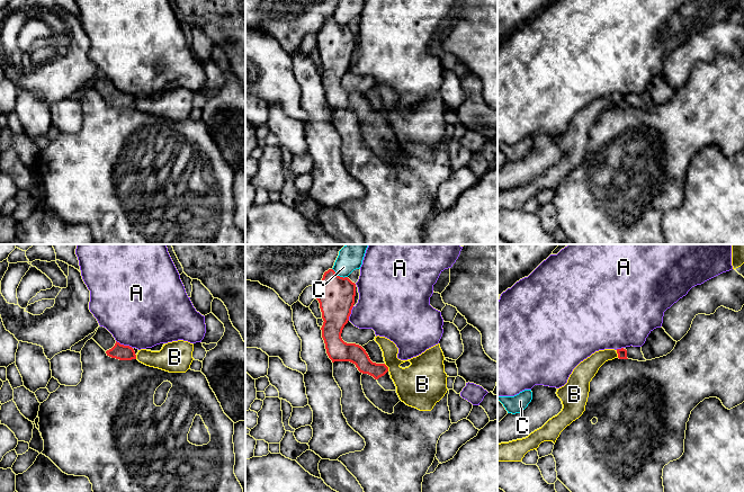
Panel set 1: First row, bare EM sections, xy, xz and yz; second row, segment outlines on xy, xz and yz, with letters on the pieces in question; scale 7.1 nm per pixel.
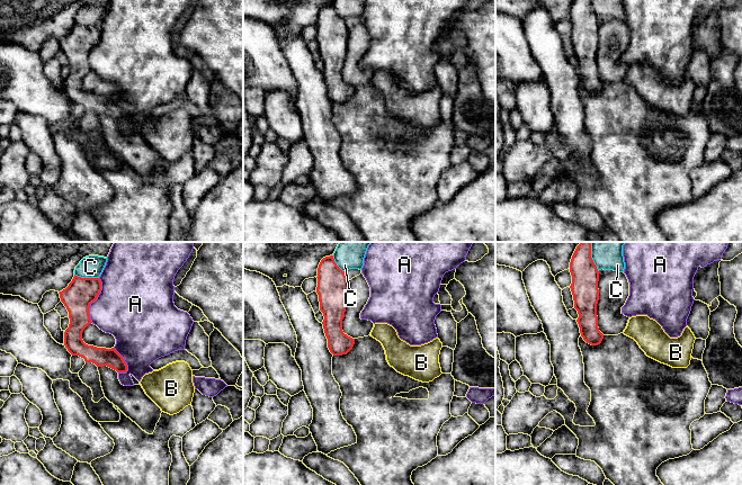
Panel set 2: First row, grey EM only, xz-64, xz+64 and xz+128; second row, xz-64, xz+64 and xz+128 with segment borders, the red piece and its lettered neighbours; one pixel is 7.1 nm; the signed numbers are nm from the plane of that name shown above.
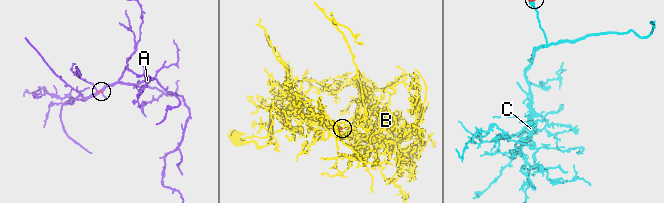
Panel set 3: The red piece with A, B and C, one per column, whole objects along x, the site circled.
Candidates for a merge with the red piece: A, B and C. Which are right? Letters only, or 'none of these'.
none of these

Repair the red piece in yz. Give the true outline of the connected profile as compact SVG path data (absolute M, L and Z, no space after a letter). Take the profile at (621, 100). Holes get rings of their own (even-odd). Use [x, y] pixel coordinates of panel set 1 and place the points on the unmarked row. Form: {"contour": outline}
{"contour": "M661 74L651 79L642 95L630 93L617 97L617 101L619 107L646 109L666 104L674 97L675 92L676 89Z"}

